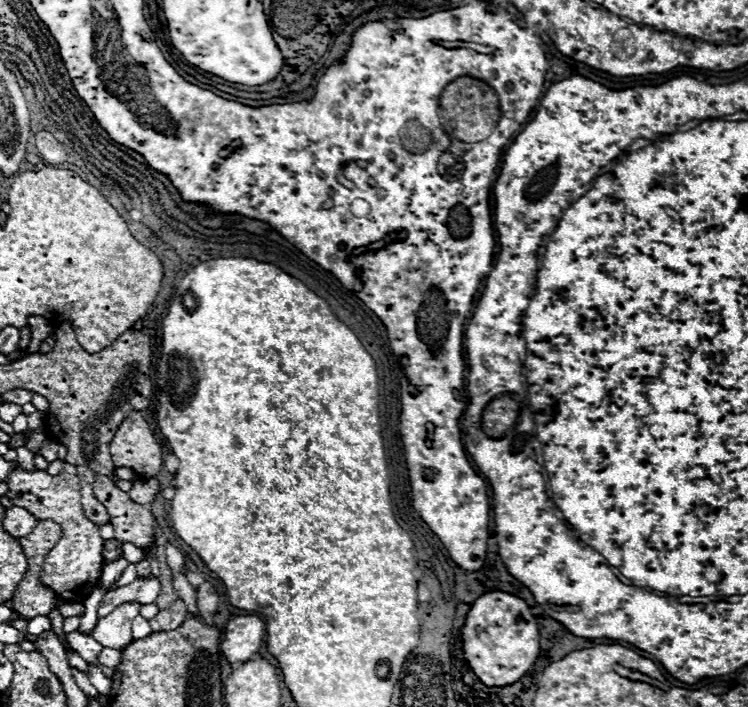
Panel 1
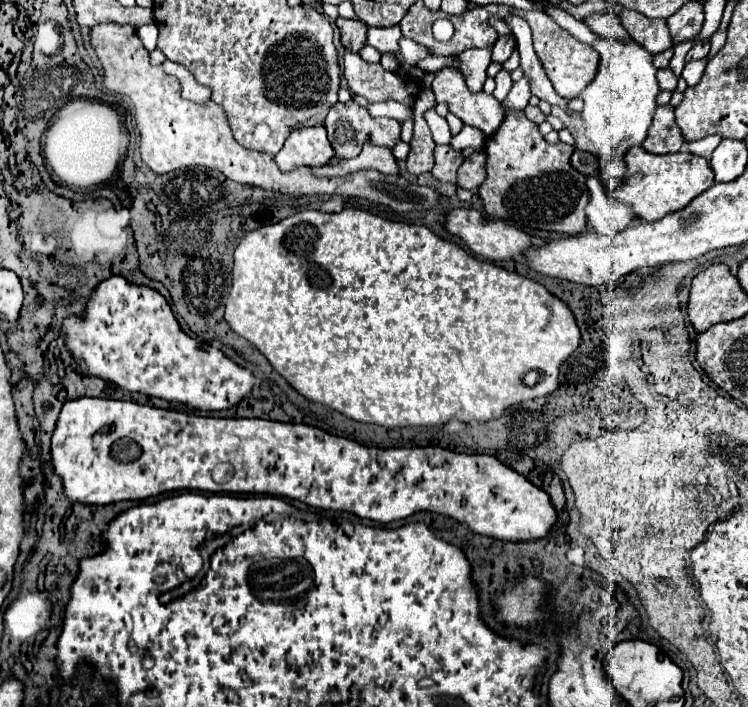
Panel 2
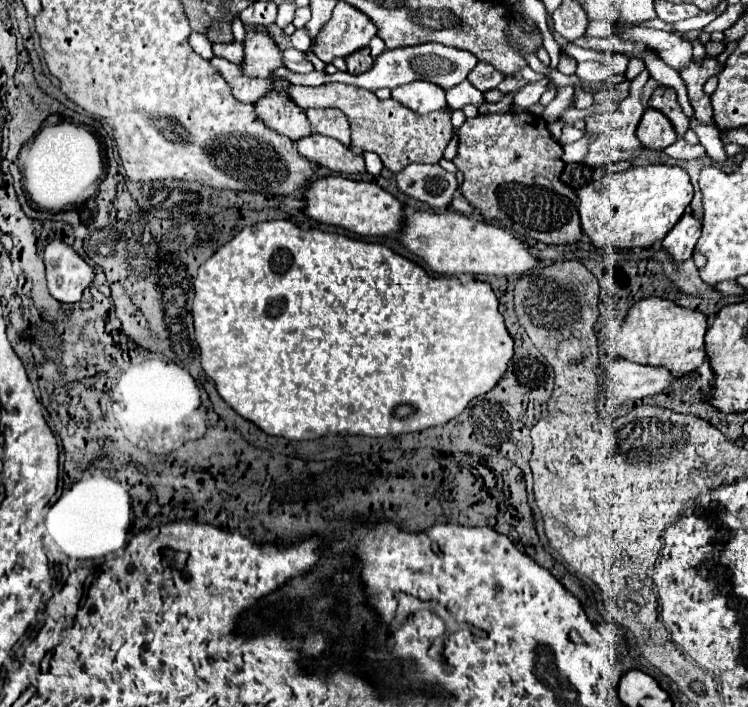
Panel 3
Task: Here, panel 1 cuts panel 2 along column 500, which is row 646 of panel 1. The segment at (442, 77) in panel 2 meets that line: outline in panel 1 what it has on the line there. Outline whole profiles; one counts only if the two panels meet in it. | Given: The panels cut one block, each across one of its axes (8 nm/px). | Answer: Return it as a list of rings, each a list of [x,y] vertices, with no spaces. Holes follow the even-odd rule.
[[[126,602],[120,604],[118,608],[114,608],[108,616],[98,618],[98,624],[94,628],[94,638],[108,648],[116,648],[122,650],[124,644],[128,644],[132,640],[132,620],[134,616],[138,616],[140,612],[140,604],[138,602]]]

